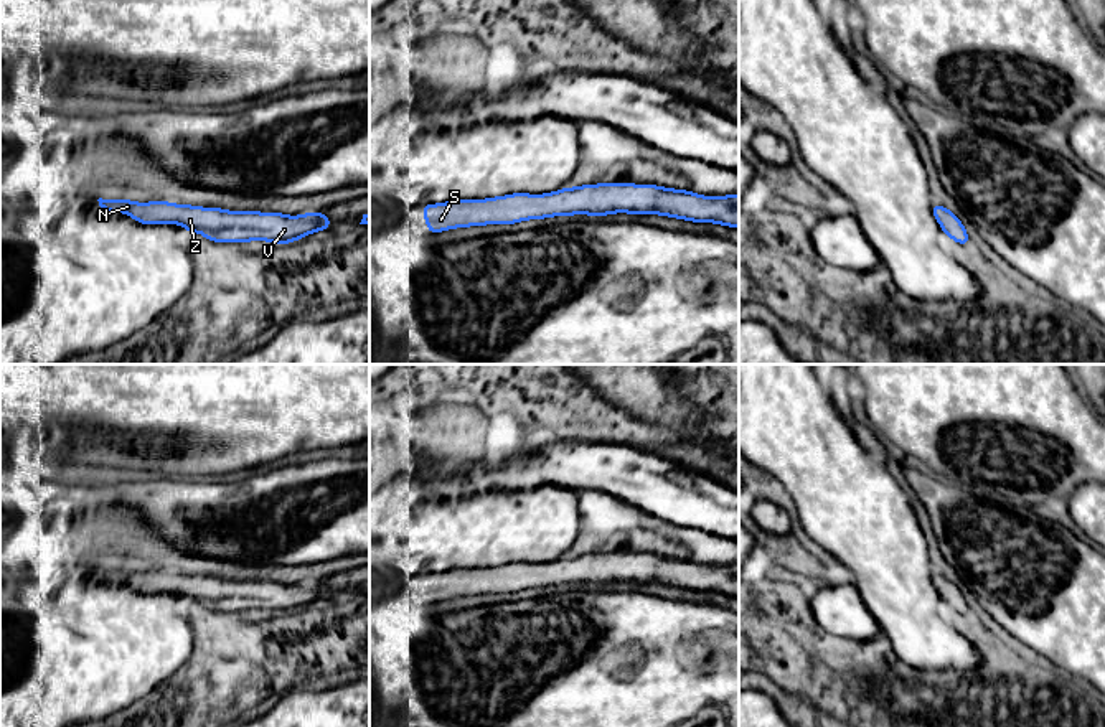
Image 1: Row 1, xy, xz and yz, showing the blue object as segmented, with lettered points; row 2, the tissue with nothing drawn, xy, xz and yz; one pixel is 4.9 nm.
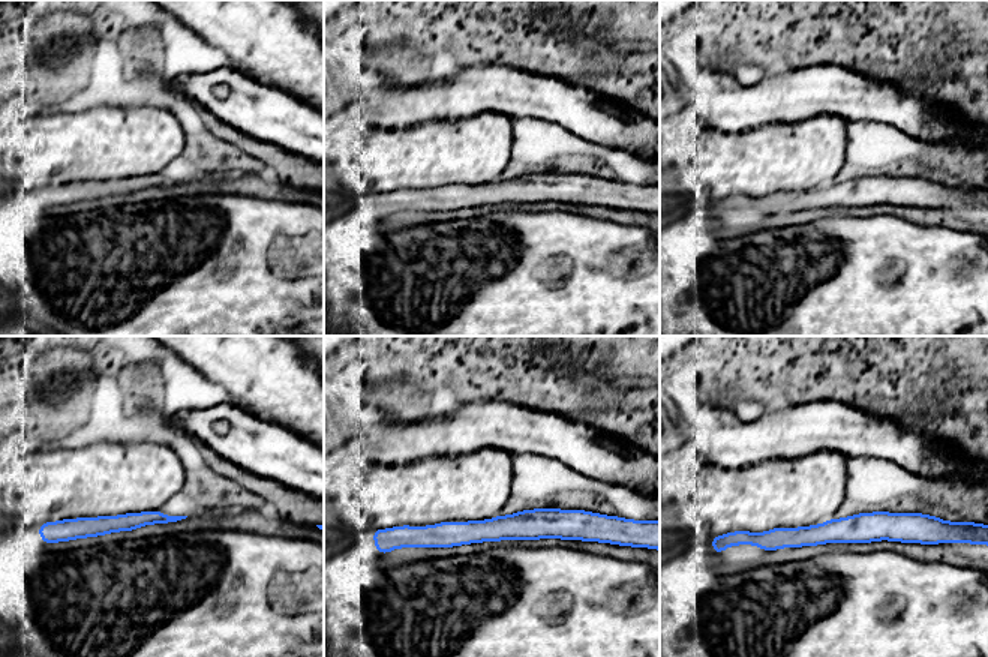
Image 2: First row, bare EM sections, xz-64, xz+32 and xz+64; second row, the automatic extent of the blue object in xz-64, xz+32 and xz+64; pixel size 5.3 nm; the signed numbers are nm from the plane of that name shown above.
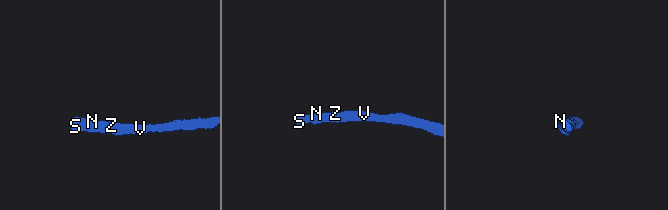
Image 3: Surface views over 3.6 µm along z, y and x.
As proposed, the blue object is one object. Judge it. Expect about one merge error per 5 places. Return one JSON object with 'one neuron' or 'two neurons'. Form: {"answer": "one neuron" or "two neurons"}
{"answer": "one neuron"}

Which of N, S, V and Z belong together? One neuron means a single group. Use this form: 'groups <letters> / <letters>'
groups N S V Z

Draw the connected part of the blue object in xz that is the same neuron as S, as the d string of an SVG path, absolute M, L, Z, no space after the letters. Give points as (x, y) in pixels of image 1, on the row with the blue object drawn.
M600 183L562 188L548 195L515 193L490 199L455 199L424 204L430 234L454 227L513 224L549 216L612 213L660 214L694 223L739 227L739 195L699 196L655 185Z

